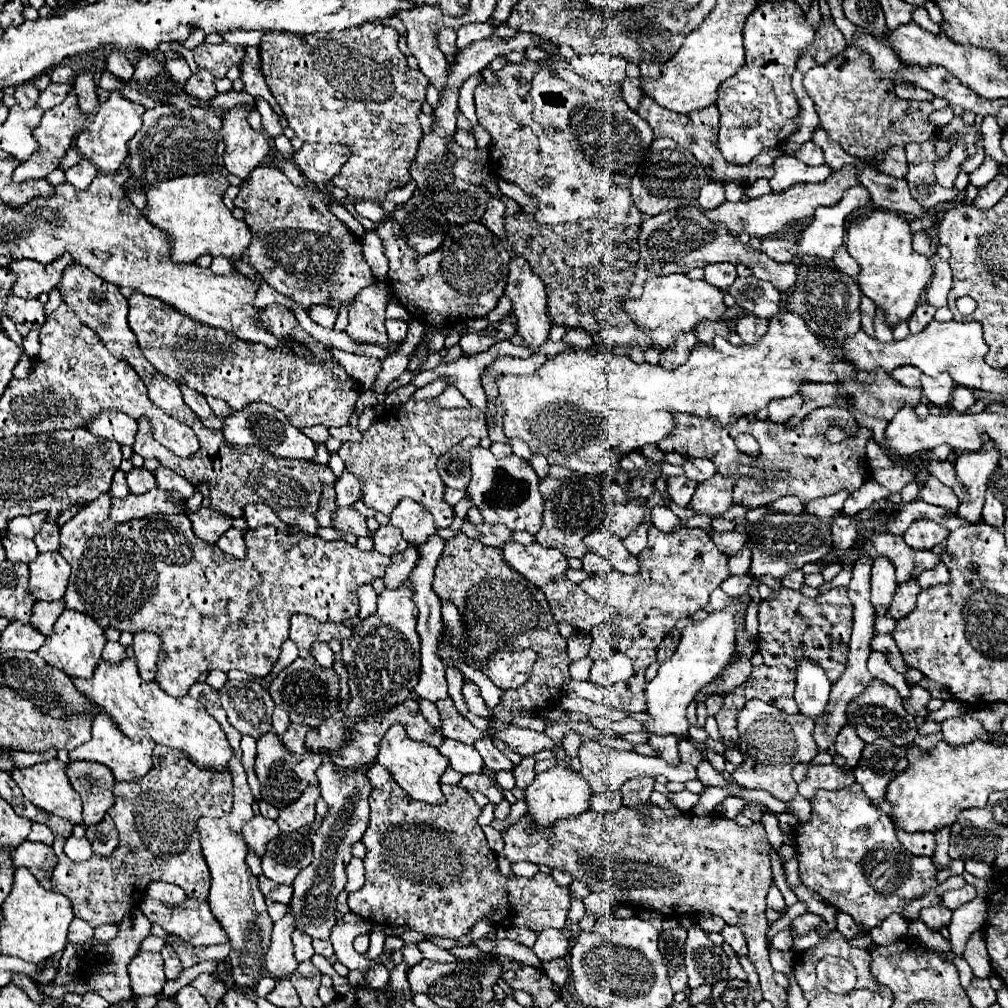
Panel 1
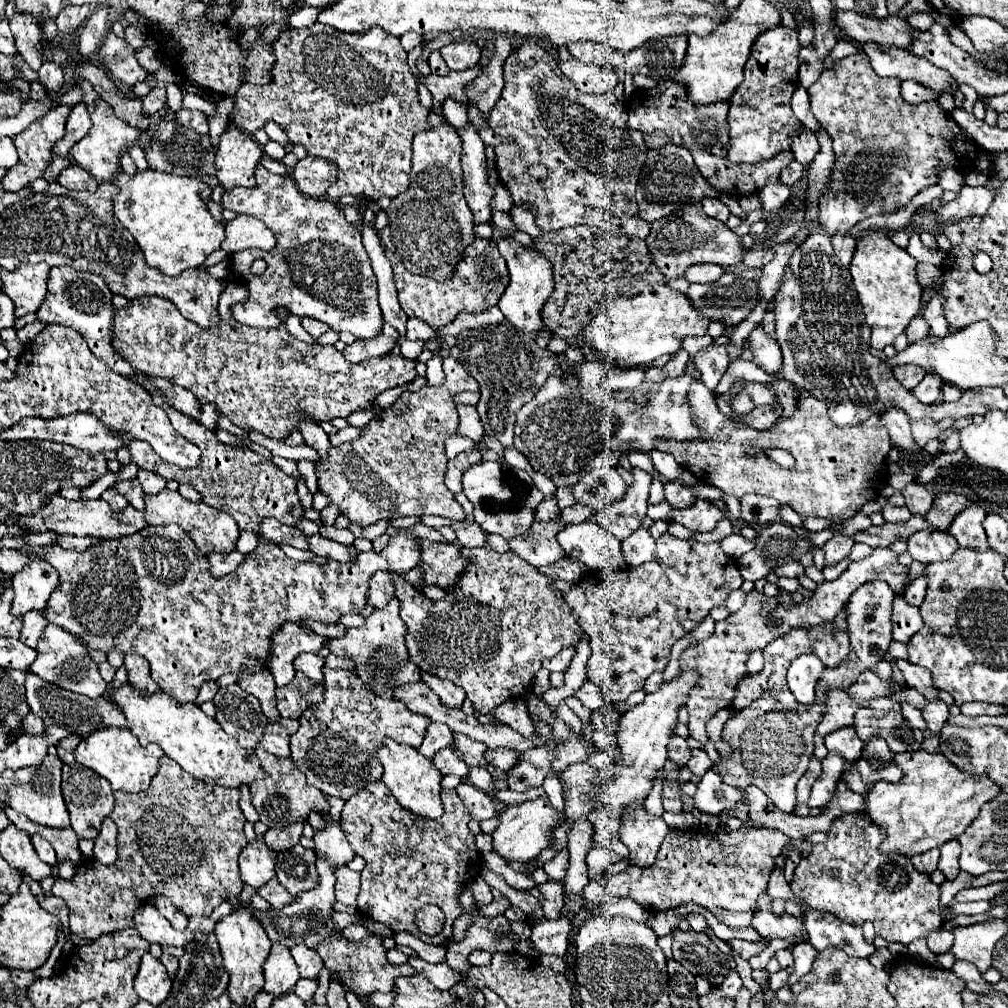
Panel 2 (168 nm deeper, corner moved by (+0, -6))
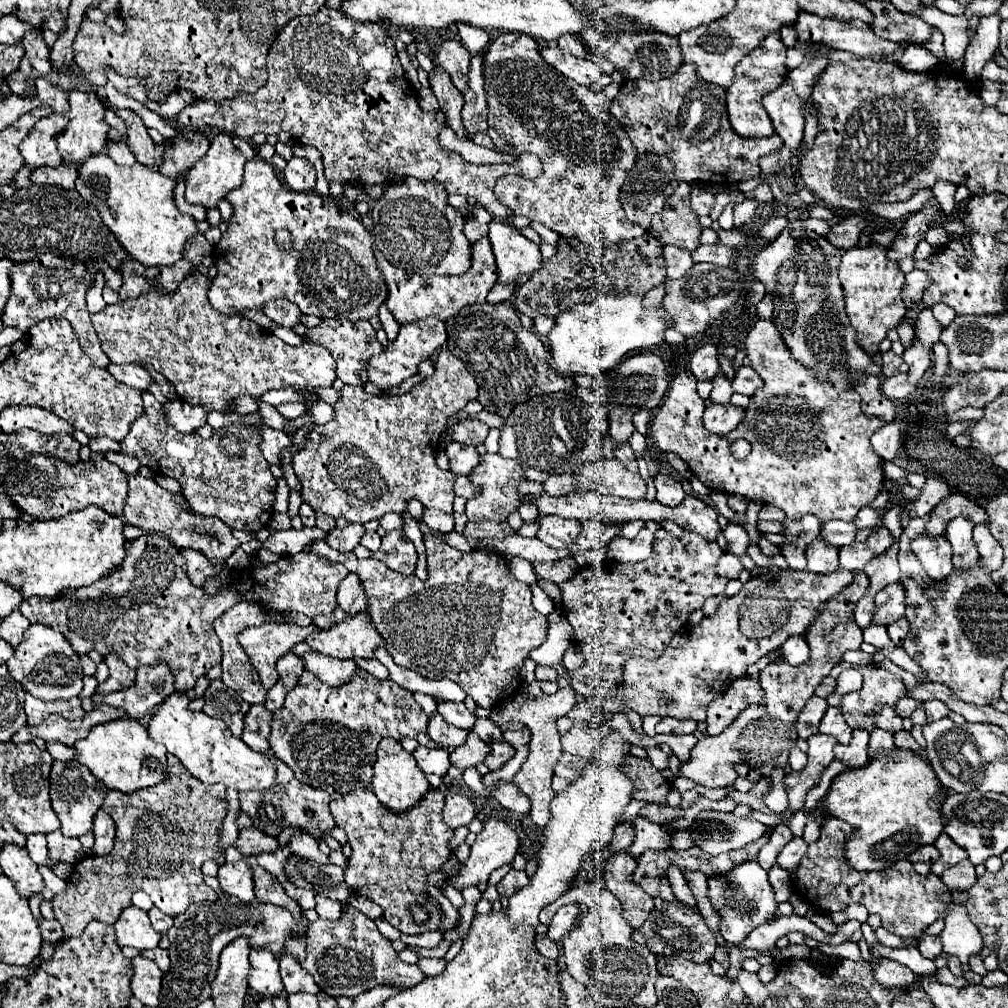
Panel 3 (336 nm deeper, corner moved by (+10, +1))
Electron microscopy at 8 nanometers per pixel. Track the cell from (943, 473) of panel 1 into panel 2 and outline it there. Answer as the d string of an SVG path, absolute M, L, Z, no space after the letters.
M890 408L888 412L884 412L880 416L880 422L882 422L882 426L888 428L894 446L902 448L904 452L912 452L912 454L918 454L918 456L926 456L926 452L922 448L918 448L918 444L912 440L910 420L908 420L908 416L906 416L904 410Z

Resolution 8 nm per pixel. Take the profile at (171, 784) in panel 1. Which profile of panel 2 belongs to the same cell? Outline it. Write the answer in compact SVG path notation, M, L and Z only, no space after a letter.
M164 756L160 760L160 770L156 774L156 778L152 780L150 788L146 792L140 792L140 794L126 794L126 792L114 792L114 798L116 798L116 806L110 814L110 818L114 820L114 824L118 826L118 860L112 864L112 866L104 866L100 864L98 860L94 858L86 858L80 866L78 866L78 872L72 880L62 880L62 878L56 878L54 882L54 888L52 888L52 894L66 900L68 908L70 908L70 930L86 940L96 940L96 936L102 936L102 934L108 934L108 932L116 932L116 930L124 930L128 926L132 926L132 916L134 916L134 910L140 906L140 904L146 904L150 896L156 896L156 894L162 894L166 896L182 914L186 916L210 916L212 910L216 906L220 906L224 900L228 898L236 898L240 892L242 892L242 880L240 880L240 874L238 874L238 858L240 852L244 850L246 846L246 836L244 836L244 814L238 806L238 798L240 798L240 792L238 788L220 788L220 786L212 786L212 784L206 784L198 778L194 778L192 774L188 774L186 770L180 768L180 764L176 764L174 760L170 760L168 756Z

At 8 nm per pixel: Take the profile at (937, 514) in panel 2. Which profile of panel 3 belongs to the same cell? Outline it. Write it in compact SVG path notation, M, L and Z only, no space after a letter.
M952 493L948 497L944 497L934 509L932 513L928 515L928 523L926 523L926 531L930 535L942 535L946 531L946 525L958 517L958 515L964 515L968 517L970 521L974 523L986 523L988 517L986 517L986 511L982 507L978 507L976 503L972 503L970 499L966 499L964 495L960 493Z

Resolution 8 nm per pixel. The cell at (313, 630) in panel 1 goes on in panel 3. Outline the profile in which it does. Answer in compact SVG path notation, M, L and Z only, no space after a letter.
M266 621L260 627L250 627L238 639L240 645L252 659L252 665L262 673L262 683L270 689L278 681L276 661L288 653L296 643L304 641L308 633L321 630L316 625L300 627L294 623L272 623Z

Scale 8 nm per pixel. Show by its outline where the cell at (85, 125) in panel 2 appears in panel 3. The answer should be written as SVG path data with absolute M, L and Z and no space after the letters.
M52 113L50 117L40 119L34 129L28 133L26 141L20 145L20 153L28 167L36 169L40 165L58 165L62 157L56 147L56 137L66 129L68 117L64 113Z

